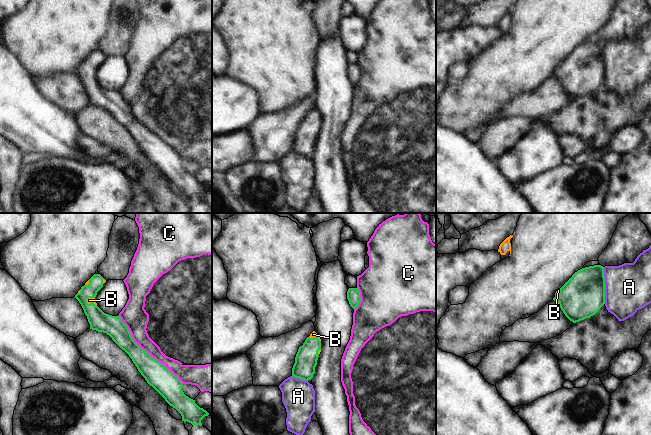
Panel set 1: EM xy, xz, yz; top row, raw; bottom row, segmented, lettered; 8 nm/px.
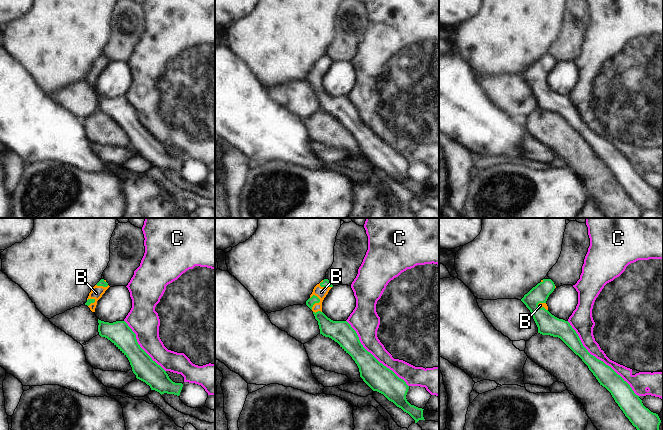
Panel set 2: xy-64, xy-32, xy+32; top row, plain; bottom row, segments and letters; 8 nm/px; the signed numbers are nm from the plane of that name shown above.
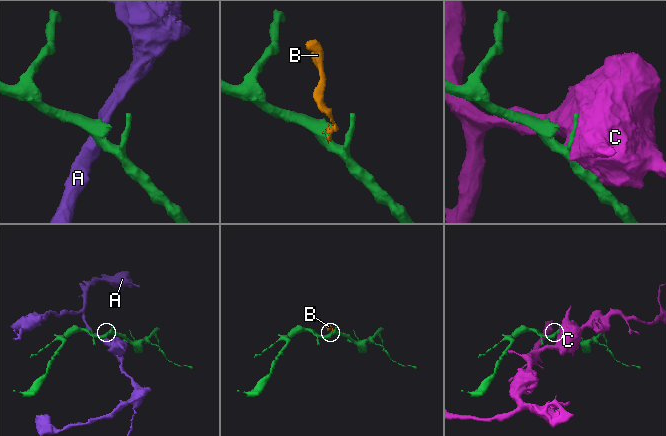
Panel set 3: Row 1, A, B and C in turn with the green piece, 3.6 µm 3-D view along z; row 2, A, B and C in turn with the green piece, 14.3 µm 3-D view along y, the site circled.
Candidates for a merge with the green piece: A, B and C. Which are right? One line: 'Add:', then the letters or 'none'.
Add: B

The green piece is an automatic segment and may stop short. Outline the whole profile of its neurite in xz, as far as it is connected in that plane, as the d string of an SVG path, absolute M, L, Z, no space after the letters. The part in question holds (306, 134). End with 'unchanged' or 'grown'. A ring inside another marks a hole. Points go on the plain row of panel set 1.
M313 107L298 125L292 144L292 152L305 157L312 155L320 128L321 115Z | grown

